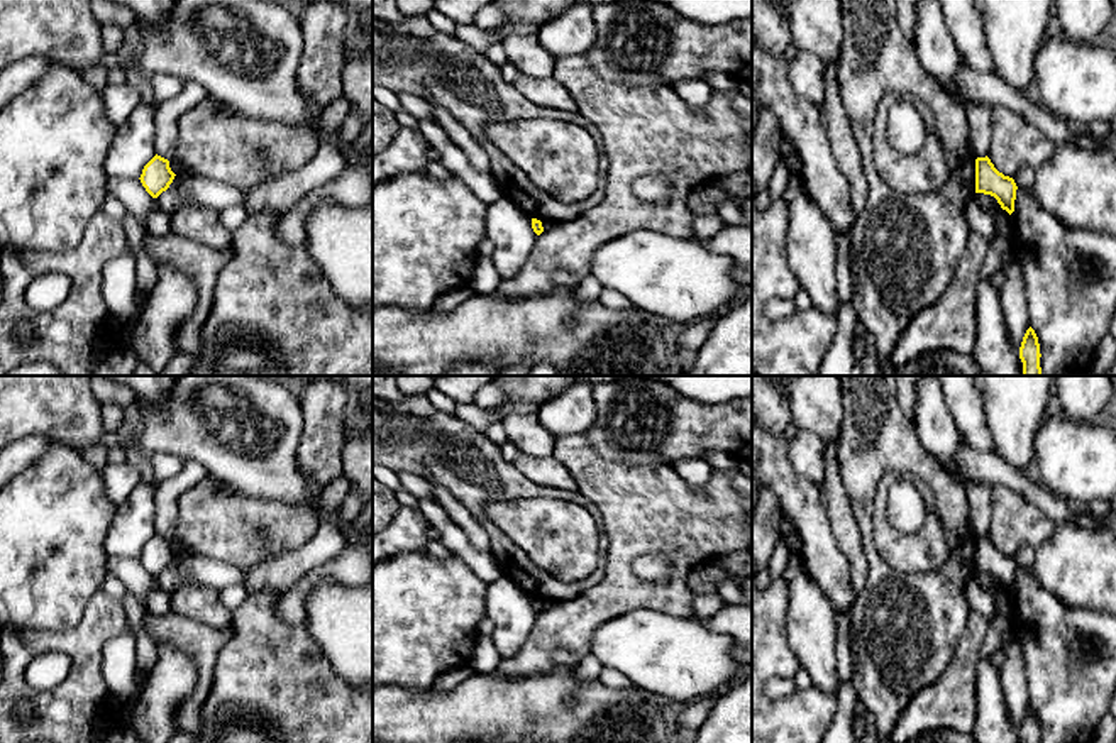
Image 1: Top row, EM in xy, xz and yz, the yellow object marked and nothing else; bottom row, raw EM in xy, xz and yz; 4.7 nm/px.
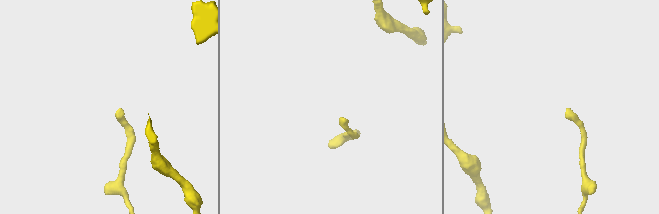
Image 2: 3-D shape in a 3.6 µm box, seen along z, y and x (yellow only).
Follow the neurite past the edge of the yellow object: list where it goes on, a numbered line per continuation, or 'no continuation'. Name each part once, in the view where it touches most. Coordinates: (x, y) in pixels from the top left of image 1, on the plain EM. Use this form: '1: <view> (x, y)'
no continuation

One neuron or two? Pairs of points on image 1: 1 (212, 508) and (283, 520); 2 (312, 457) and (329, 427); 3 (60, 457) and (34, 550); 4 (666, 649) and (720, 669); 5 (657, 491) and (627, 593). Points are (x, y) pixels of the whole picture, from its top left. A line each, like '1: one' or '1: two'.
1: one
2: one
3: one
4: one
5: one

